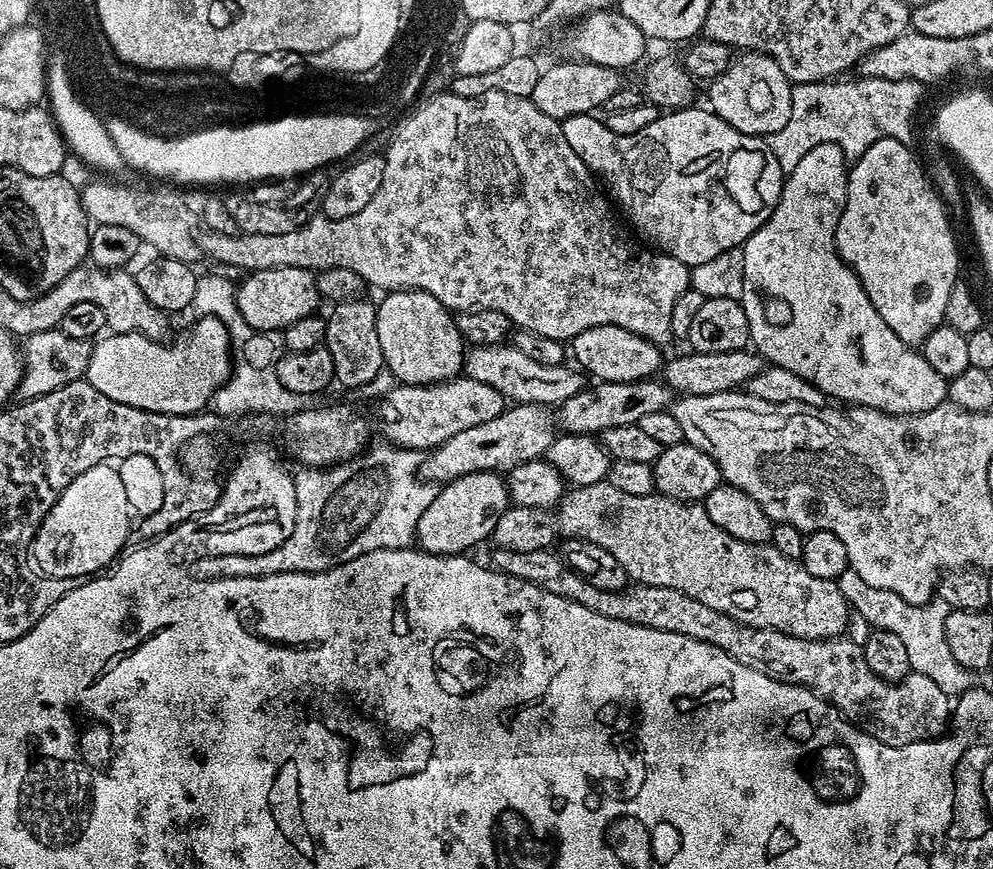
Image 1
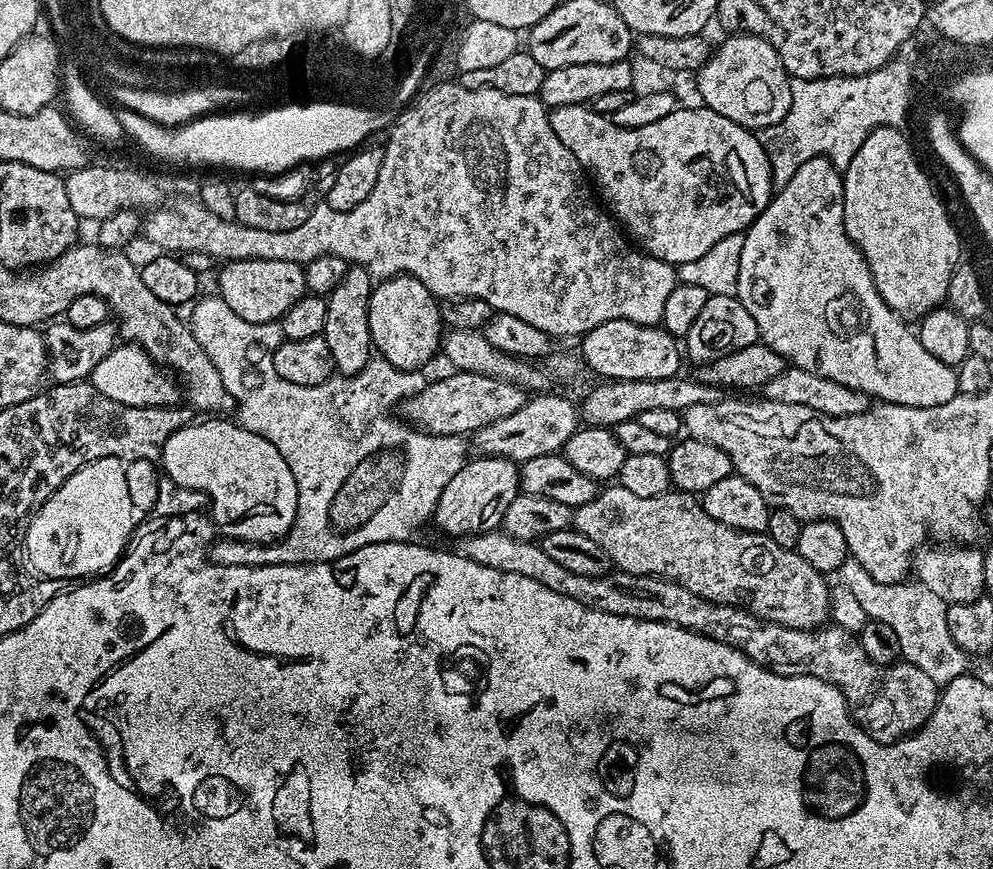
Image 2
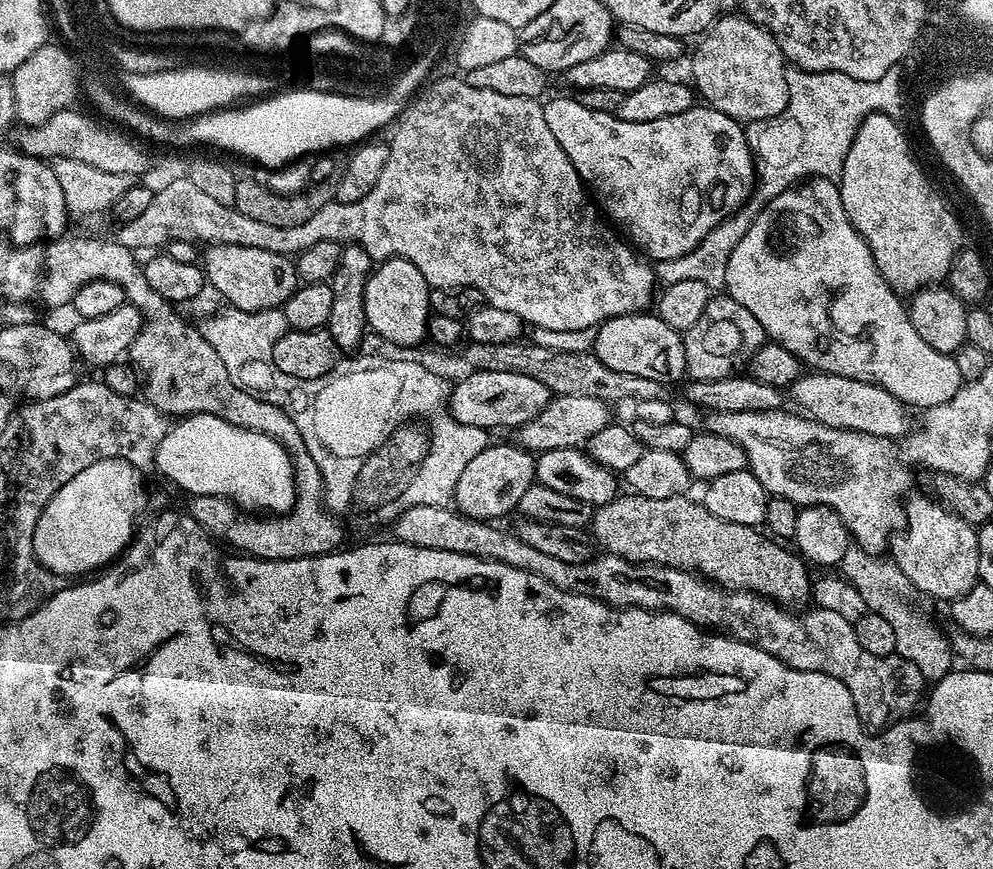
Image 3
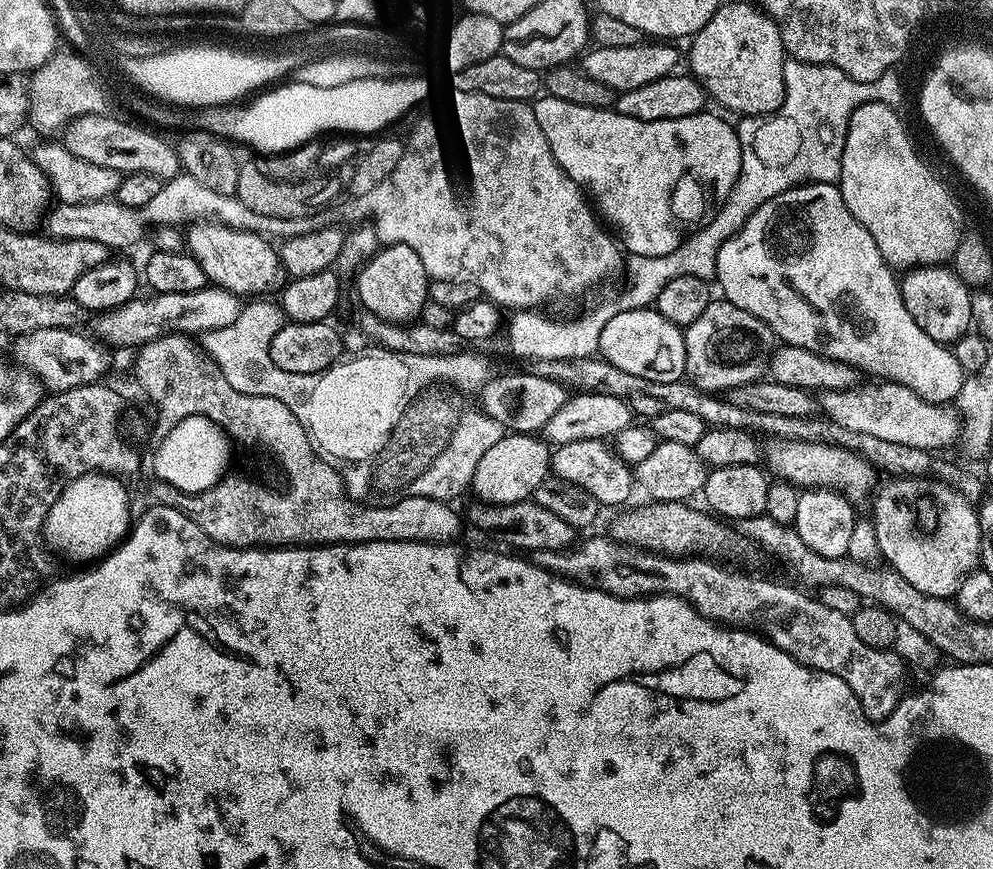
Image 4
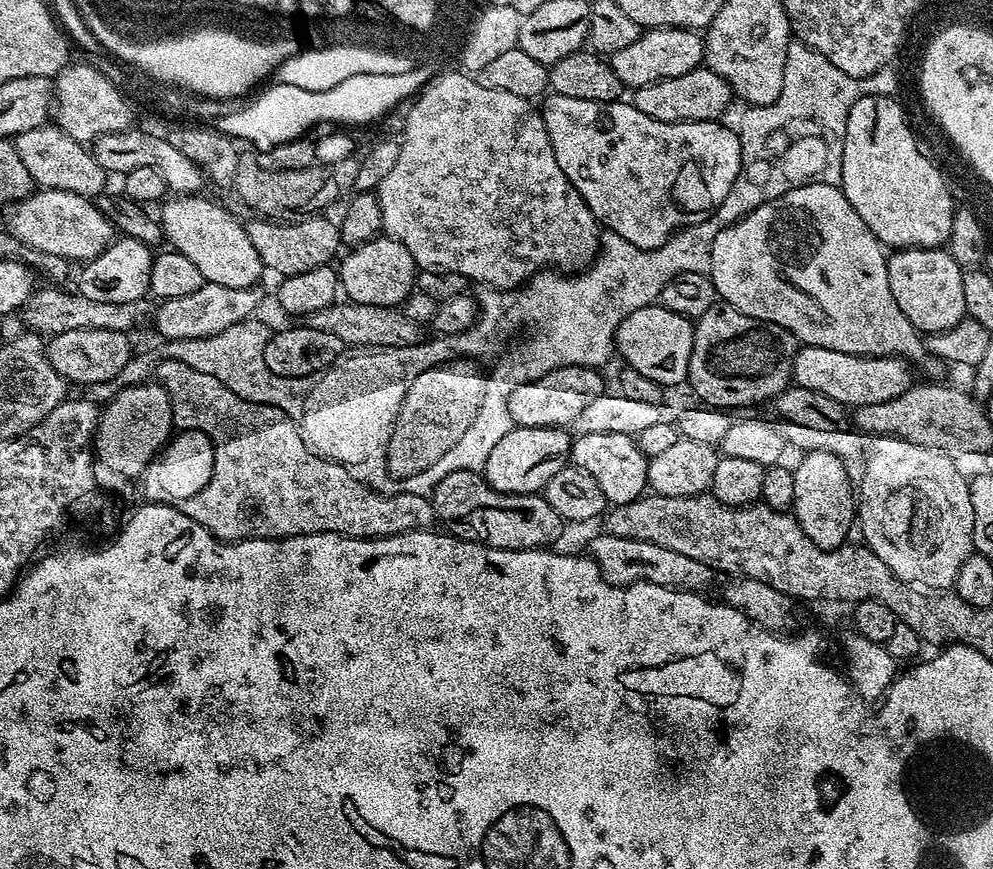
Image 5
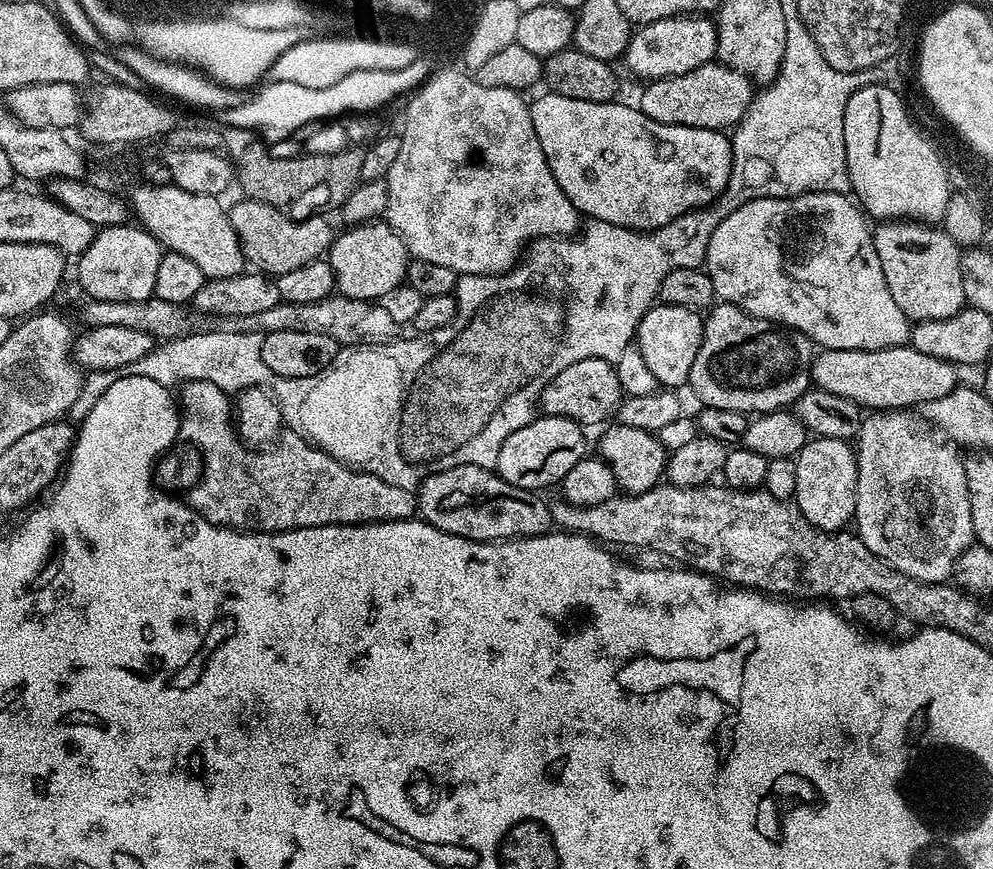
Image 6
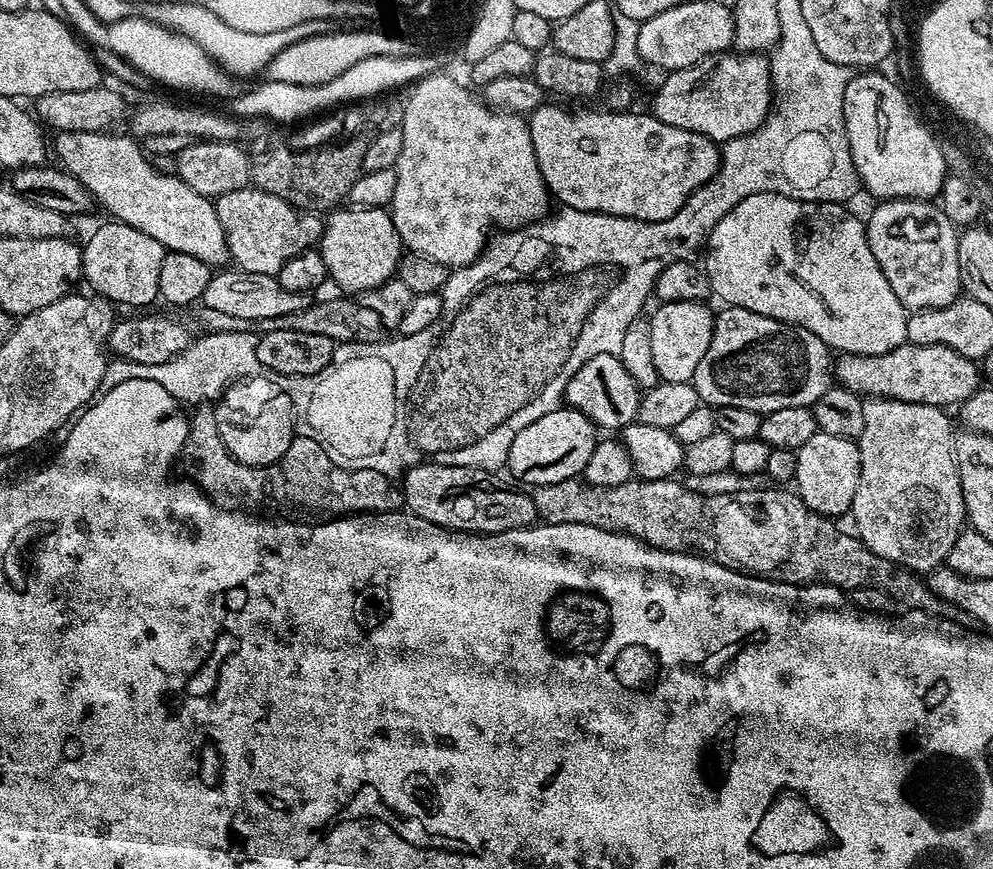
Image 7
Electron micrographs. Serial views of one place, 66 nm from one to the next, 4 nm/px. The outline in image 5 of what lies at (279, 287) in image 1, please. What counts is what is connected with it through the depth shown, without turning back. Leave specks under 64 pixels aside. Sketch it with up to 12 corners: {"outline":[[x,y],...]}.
{"outline":[[204,194],[158,212],[165,241],[204,281],[261,283],[243,223]]}

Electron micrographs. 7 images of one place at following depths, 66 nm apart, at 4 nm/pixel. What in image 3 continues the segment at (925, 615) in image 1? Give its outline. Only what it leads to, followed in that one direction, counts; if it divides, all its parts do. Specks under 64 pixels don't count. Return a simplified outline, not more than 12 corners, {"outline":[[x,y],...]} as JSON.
{"outline":[[850,544],[838,568],[925,681],[953,671],[944,636],[910,606],[894,560]]}

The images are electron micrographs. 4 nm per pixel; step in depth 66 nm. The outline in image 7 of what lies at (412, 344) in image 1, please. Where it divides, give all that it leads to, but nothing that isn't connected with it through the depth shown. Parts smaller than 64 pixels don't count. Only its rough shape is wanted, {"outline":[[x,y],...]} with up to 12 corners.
{"outline":[[340,206],[318,251],[341,293],[397,275],[402,257],[387,207]]}

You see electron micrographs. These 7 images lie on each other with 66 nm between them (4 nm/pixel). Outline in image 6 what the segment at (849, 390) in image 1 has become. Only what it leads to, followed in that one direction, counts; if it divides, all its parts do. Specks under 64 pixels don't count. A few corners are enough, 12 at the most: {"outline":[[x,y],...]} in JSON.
{"outline":[[842,192],[722,218],[715,295],[821,349],[908,344]]}

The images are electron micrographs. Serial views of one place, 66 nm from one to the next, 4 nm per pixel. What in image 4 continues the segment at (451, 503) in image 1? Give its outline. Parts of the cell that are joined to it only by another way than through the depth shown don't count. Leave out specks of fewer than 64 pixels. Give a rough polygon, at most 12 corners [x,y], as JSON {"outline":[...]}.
{"outline":[[505,434],[470,481],[477,501],[535,497],[553,449],[536,434]]}

